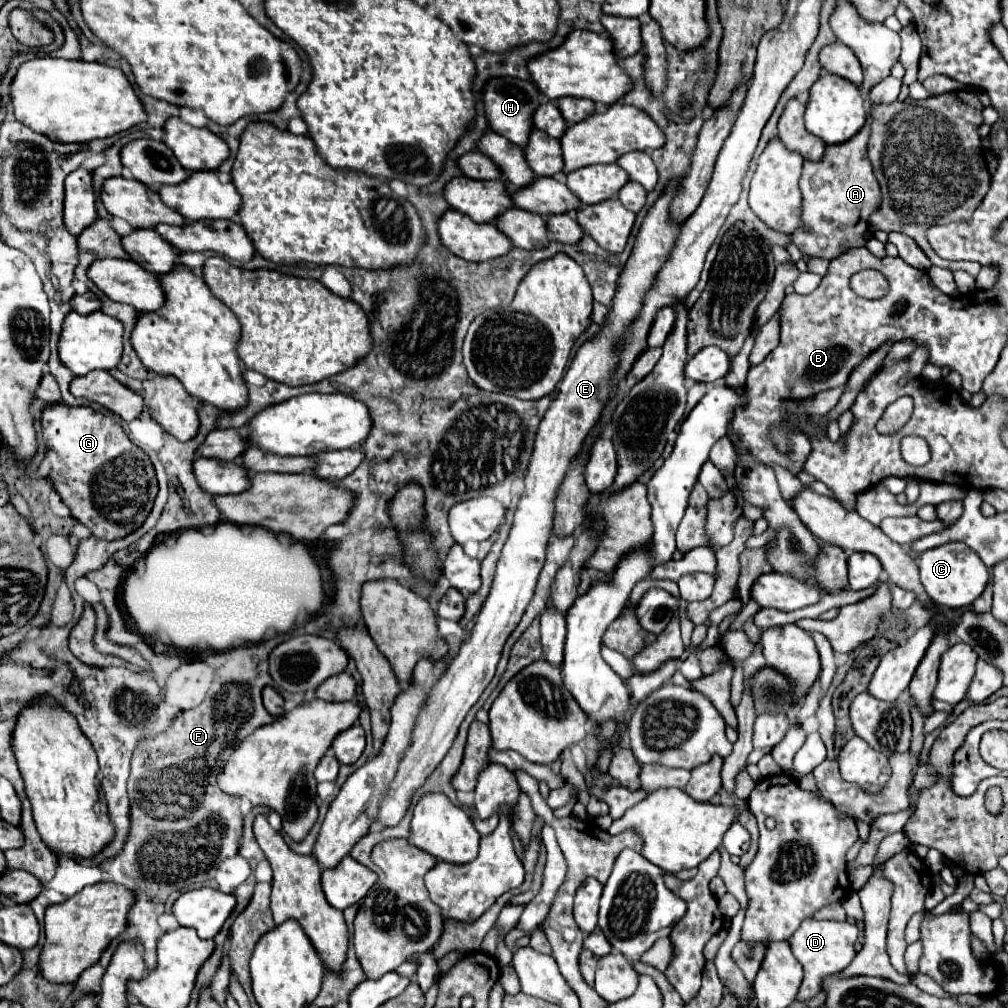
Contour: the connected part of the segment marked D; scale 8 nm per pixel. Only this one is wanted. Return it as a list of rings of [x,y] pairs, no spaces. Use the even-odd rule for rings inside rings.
[[[804,919],[800,923],[800,927],[794,931],[794,935],[790,939],[792,953],[804,967],[804,981],[802,981],[802,987],[800,987],[796,1001],[800,1001],[800,1003],[808,1001],[810,997],[814,997],[822,989],[824,977],[828,977],[832,973],[840,973],[842,969],[848,967],[848,963],[856,955],[856,951],[854,951],[856,939],[858,939],[858,927],[850,925],[846,921],[838,923],[838,921]]]

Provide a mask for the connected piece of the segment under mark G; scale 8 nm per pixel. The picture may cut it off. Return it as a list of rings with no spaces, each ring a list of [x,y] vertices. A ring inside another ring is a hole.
[[[58,403],[42,411],[42,429],[48,447],[46,457],[52,465],[50,477],[54,479],[54,489],[68,505],[76,521],[86,525],[94,537],[106,541],[122,539],[142,527],[154,507],[154,499],[158,493],[156,471],[154,465],[150,467],[150,457],[126,437],[124,429],[118,421],[114,421],[114,417],[102,415],[92,407],[66,407],[64,403]]]

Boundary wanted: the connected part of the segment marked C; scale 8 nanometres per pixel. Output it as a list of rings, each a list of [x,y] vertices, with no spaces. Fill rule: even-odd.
[[[944,543],[936,549],[924,551],[918,559],[918,569],[920,569],[920,581],[924,585],[924,591],[928,593],[932,603],[948,609],[960,609],[972,605],[982,595],[990,579],[988,567],[964,543]]]

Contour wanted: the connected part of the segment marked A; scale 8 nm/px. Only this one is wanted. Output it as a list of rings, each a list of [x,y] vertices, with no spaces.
[[[870,123],[844,145],[828,145],[824,159],[818,163],[804,161],[804,171],[800,177],[800,191],[804,197],[804,225],[810,227],[808,235],[794,235],[794,245],[804,257],[836,259],[852,247],[866,245],[866,223],[868,217],[880,207],[880,185],[872,175],[872,165],[866,157]]]

